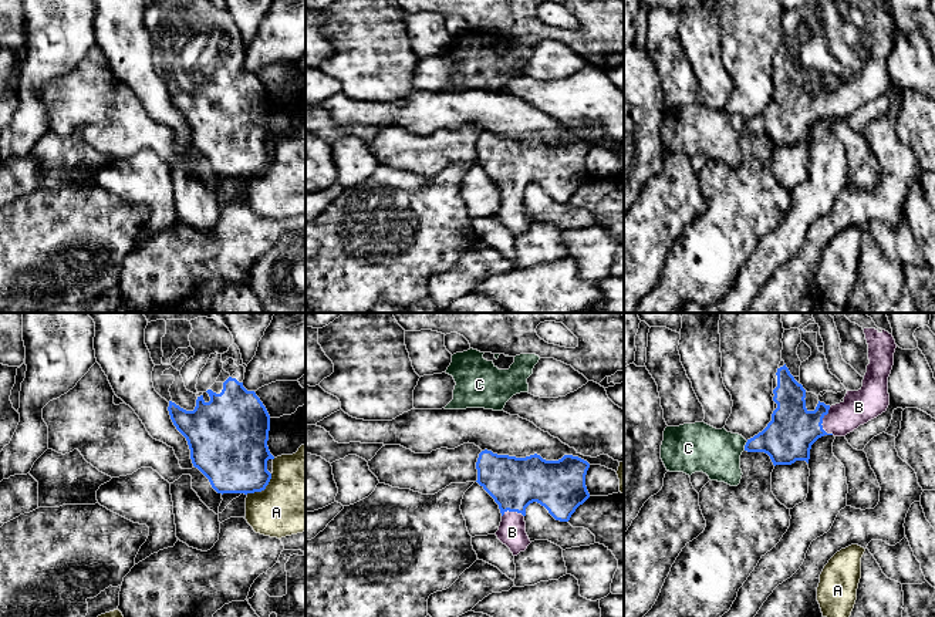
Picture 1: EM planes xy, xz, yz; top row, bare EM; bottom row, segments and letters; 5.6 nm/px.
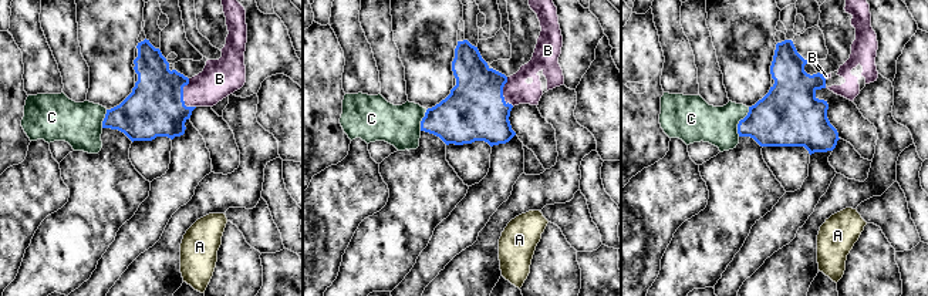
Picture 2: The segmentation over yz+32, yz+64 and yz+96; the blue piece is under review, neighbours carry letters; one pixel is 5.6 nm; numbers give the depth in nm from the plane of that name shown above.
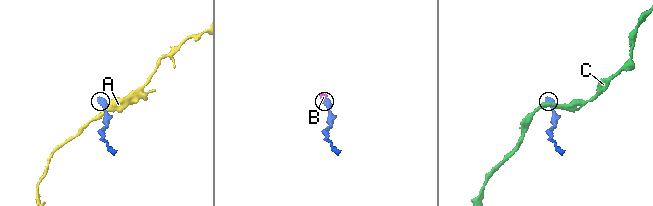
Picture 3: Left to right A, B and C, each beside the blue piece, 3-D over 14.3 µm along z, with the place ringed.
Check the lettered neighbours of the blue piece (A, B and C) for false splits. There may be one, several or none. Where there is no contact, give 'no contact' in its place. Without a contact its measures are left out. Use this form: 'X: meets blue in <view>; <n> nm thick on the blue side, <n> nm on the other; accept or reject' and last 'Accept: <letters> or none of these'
A: meets blue in xy; 380 nm thick on the blue side, 420 nm on the other; reject
B: meets blue in yz; 280 nm thick on the blue side, 190 nm on the other; accept
C: meets blue in yz; 280 nm thick on the blue side, 280 nm on the other; reject
Accept: B

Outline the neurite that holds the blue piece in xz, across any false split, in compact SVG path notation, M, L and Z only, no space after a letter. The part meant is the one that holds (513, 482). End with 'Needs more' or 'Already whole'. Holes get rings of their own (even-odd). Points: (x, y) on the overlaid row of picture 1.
M492 451L479 454L476 469L477 483L494 499L502 513L497 539L506 544L513 556L524 552L531 543L526 533L526 508L537 502L560 522L568 522L575 509L583 505L590 493L585 486L585 475L590 463L578 456L564 455L558 461L546 461L534 454L526 458L497 455Z. Needs more

